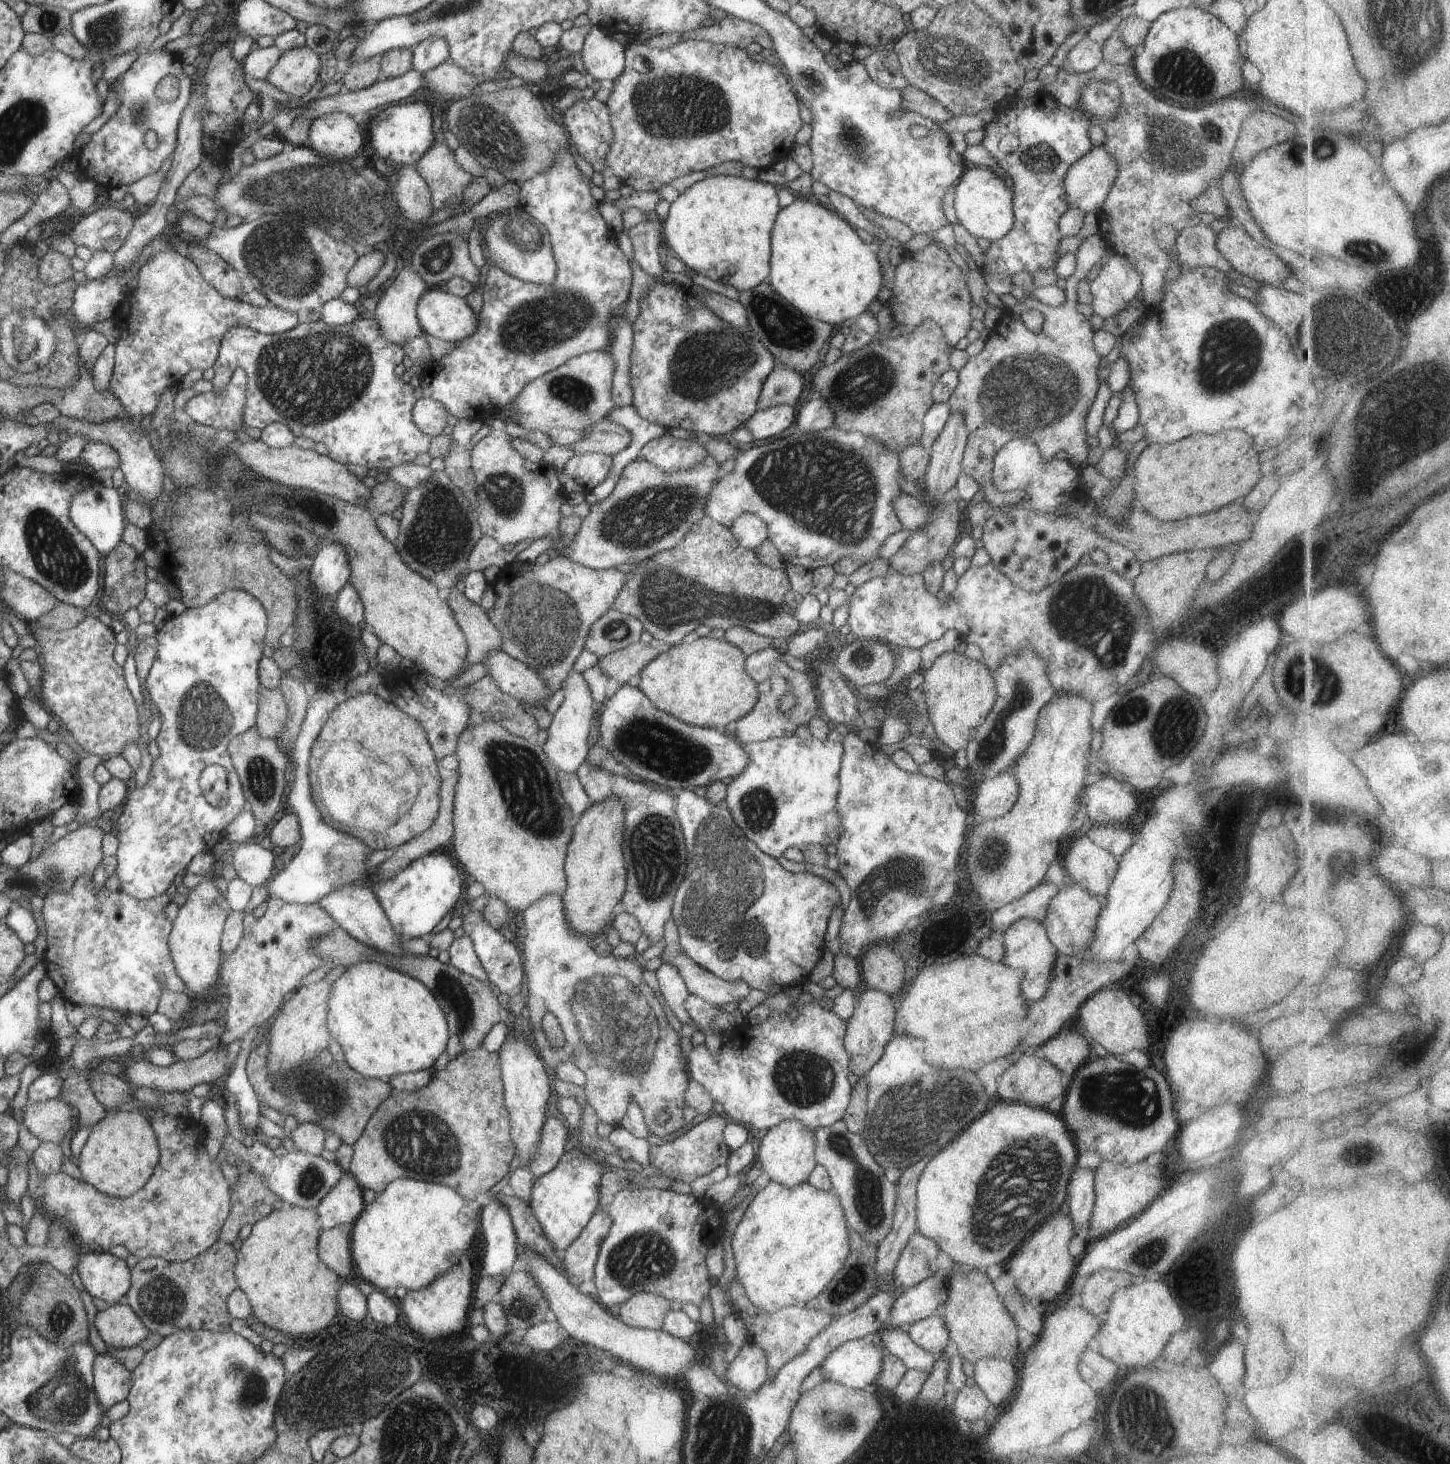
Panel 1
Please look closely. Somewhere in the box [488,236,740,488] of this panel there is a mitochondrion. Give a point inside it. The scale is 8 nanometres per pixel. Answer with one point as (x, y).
(559, 316)

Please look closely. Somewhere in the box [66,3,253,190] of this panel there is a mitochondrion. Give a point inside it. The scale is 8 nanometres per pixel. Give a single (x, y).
(104, 33)

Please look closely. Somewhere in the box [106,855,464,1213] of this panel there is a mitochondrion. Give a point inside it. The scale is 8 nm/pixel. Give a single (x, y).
(408, 1148)

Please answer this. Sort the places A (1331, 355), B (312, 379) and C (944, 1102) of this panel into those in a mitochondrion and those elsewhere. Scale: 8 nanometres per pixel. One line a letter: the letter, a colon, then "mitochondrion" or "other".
A: mitochondrion
B: mitochondrion
C: mitochondrion

